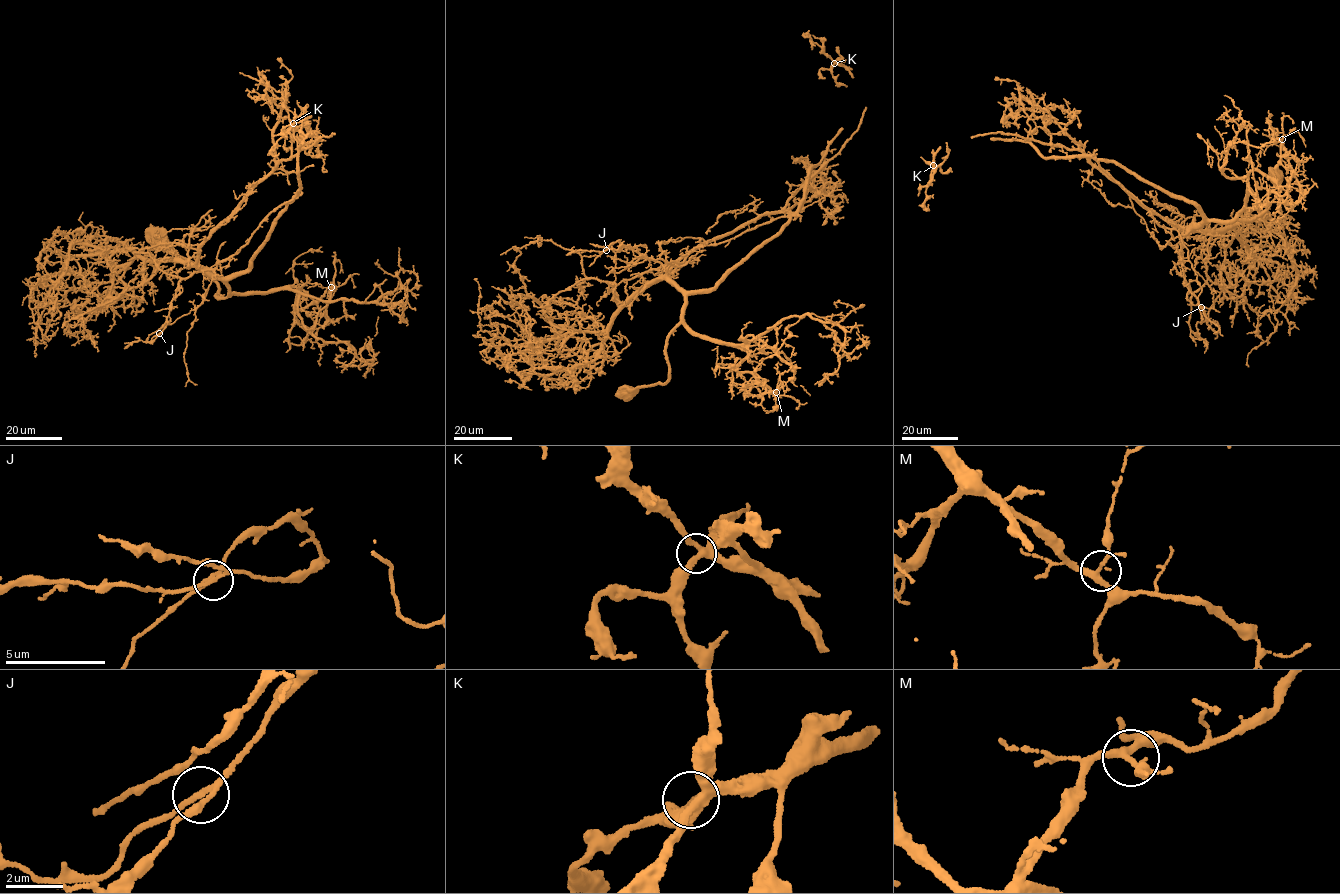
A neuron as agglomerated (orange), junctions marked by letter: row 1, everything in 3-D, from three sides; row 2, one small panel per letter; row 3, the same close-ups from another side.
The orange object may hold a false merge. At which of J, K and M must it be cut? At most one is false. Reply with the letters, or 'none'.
none

